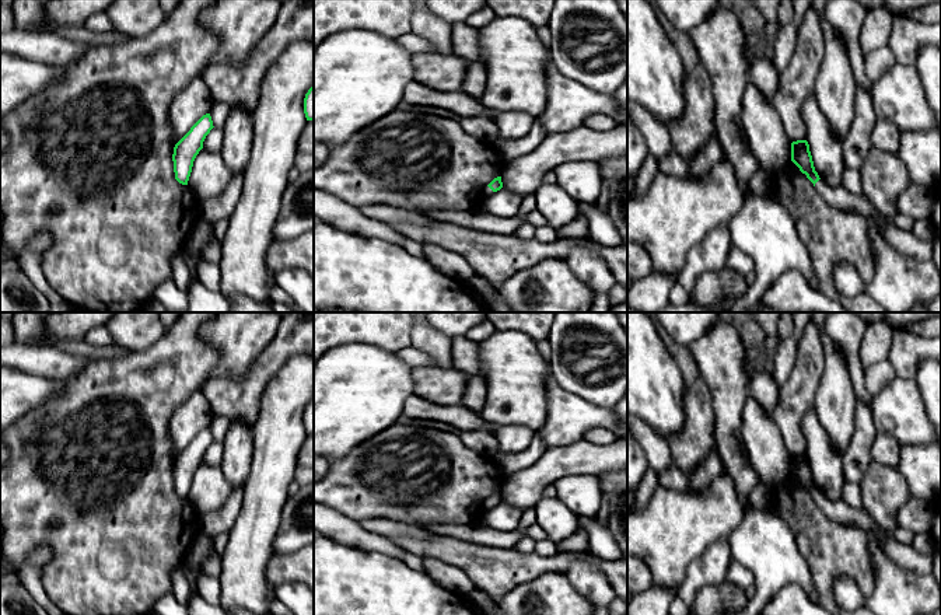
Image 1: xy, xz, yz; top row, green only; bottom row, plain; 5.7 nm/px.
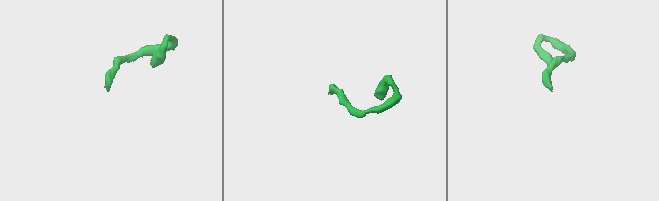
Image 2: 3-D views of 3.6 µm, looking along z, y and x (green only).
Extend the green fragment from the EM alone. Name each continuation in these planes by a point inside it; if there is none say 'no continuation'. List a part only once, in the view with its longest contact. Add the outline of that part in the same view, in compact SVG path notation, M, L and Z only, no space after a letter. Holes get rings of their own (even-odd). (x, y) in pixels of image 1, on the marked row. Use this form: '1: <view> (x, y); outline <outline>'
1: yz (899, 283); outline M823 179L815 184L818 193L835 209L861 216L870 226L875 262L867 293L888 312L909 312L914 305L928 307L941 294L941 275L930 261L899 254L879 233L884 217L860 193L835 191Z

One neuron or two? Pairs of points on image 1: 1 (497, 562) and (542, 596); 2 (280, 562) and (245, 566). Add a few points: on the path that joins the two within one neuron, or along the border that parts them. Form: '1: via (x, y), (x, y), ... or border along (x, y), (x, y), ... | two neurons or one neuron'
1: border along (556, 572), (545, 572), (520, 583), (499, 600) | two neurons
2: border along (273, 554), (266, 566), (266, 580), (275, 591) | two neurons

